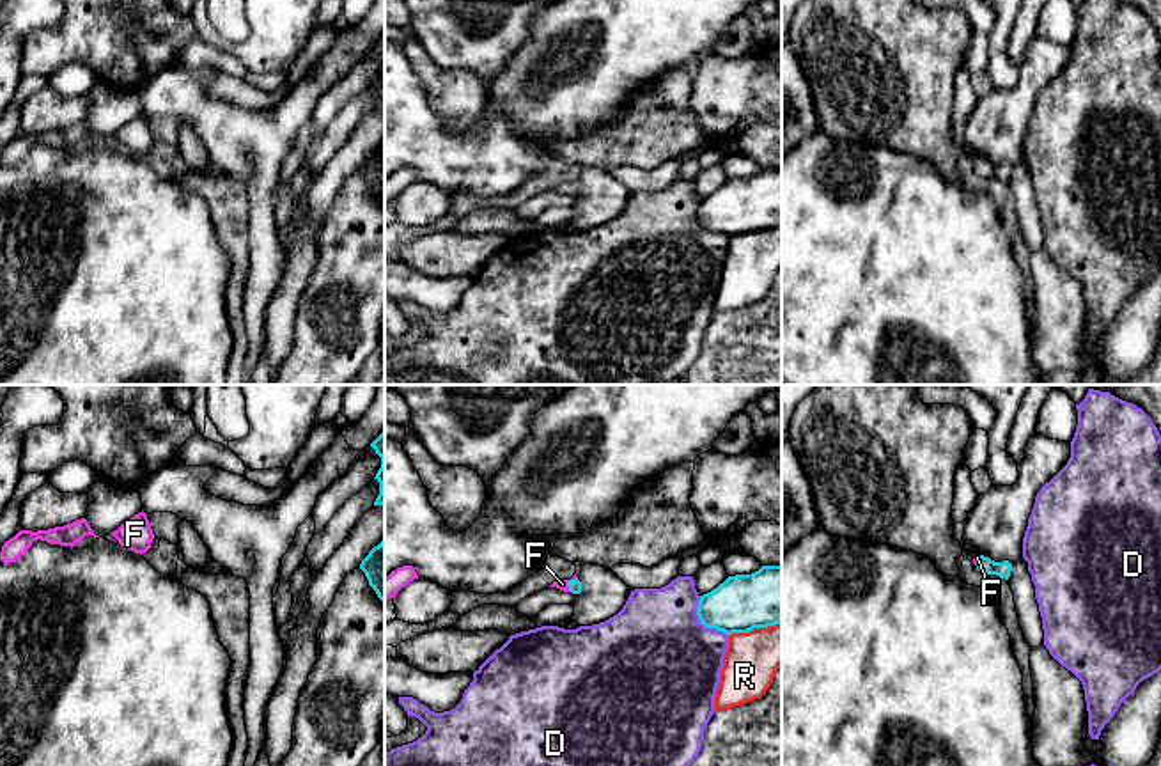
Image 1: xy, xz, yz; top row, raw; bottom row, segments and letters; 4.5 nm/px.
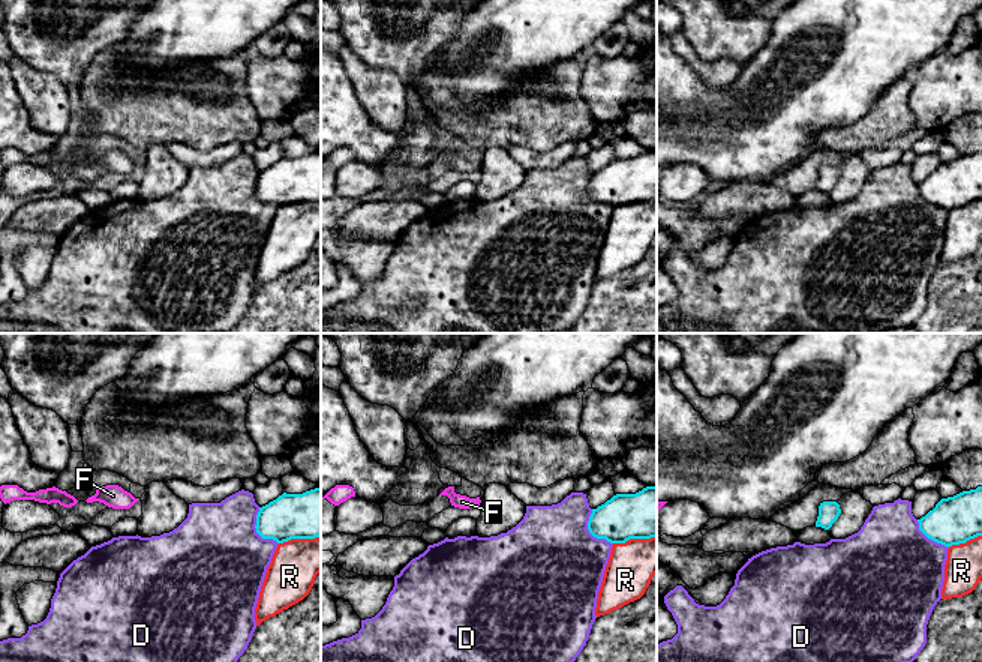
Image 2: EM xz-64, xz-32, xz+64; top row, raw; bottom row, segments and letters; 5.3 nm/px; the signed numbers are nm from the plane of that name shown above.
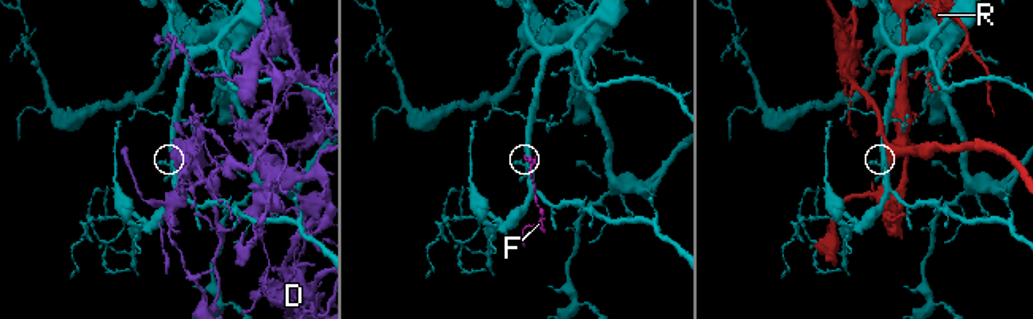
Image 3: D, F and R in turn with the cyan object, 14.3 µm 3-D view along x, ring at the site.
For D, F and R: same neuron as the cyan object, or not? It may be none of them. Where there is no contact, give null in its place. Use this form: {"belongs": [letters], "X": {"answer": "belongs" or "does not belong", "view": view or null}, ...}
{"belongs": ["F"], "D": {"answer": "does not belong", "view": "xz"}, "F": {"answer": "belongs", "view": "xz"}, "R": {"answer": "does not belong", "view": "xz"}}

